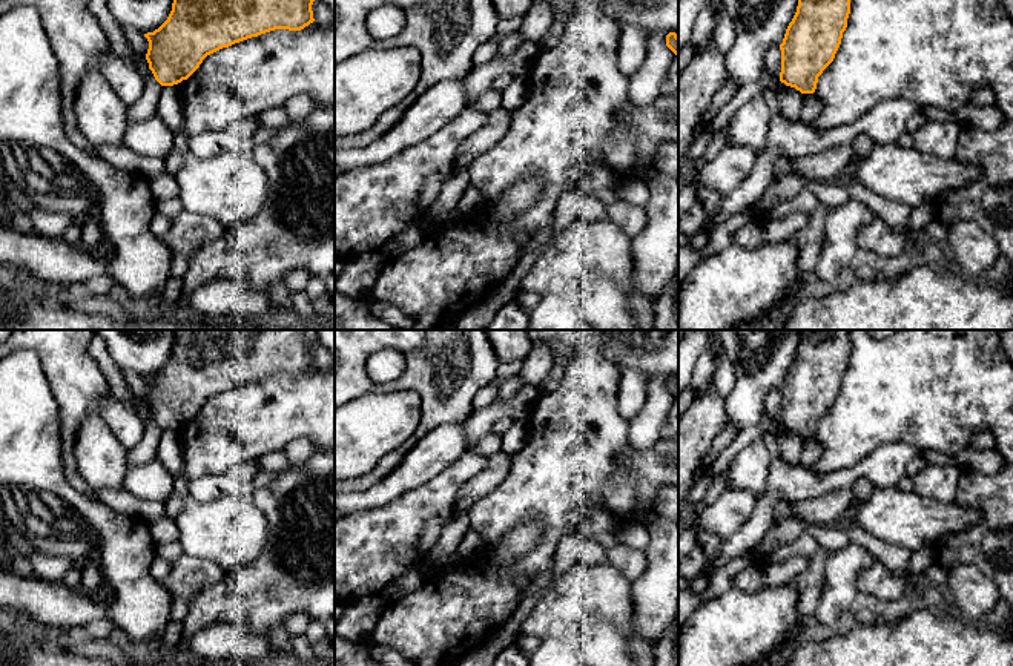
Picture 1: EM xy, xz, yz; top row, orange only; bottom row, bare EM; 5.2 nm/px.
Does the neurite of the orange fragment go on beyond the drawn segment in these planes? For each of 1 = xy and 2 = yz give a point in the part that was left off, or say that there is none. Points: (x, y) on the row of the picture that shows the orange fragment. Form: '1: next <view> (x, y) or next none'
1: next none
2: next none

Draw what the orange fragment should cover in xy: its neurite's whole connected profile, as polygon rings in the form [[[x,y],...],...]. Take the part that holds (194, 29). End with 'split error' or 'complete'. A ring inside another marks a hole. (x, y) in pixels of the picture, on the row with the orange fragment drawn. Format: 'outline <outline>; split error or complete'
outline [[[173,0],[167,20],[153,32],[144,34],[149,41],[146,60],[161,86],[187,80],[203,60],[243,40],[275,29],[301,31],[315,21],[315,0]]]; complete

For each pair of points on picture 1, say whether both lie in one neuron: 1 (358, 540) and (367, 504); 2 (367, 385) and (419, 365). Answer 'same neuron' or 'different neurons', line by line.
1: different neurons
2: same neuron

